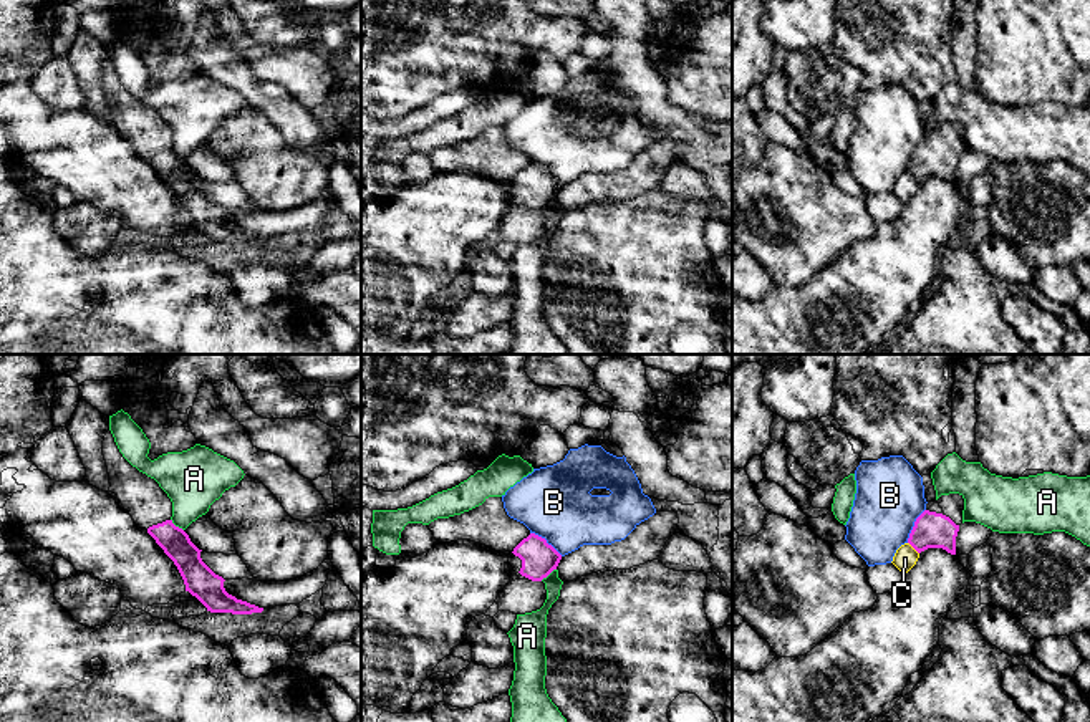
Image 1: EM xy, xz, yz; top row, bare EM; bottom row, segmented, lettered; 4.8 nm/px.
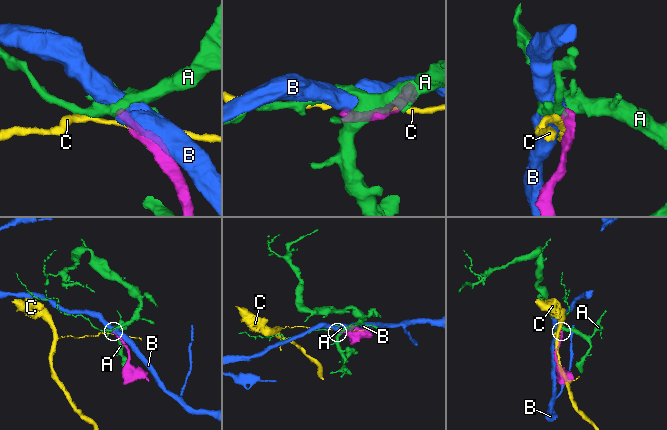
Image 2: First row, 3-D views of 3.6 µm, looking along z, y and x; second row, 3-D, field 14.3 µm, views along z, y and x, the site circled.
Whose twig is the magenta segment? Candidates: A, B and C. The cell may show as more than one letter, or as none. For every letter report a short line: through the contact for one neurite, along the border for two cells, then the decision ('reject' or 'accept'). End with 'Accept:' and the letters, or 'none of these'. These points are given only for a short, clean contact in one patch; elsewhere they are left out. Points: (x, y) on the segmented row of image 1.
A: xz (555, 568), (540, 580) | reject
B: xz (530, 532), (542, 537), (562, 555) | reject
C: reject
Accept: none of these

